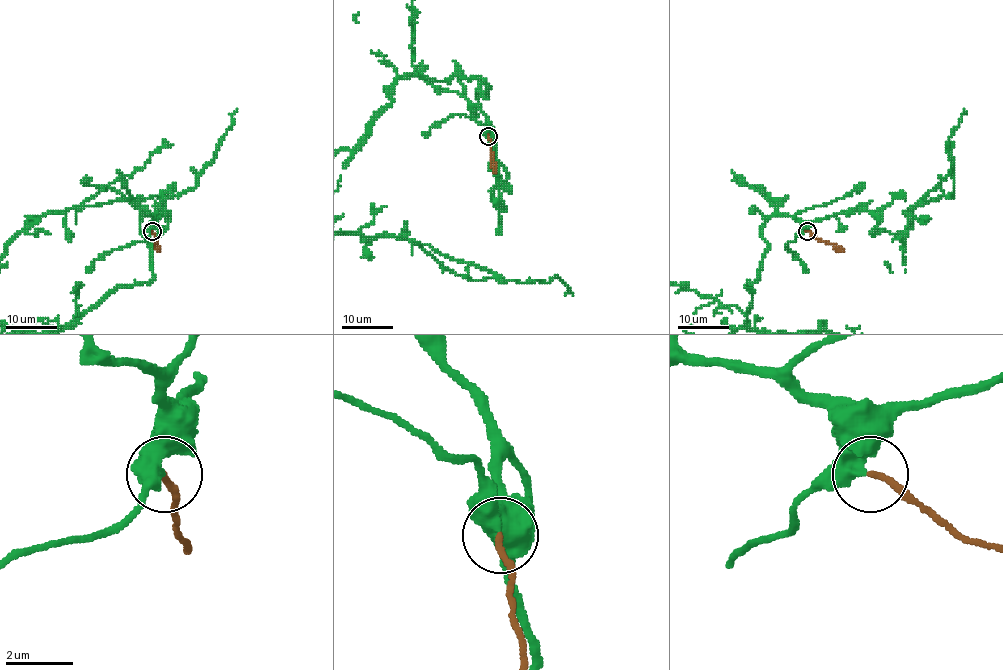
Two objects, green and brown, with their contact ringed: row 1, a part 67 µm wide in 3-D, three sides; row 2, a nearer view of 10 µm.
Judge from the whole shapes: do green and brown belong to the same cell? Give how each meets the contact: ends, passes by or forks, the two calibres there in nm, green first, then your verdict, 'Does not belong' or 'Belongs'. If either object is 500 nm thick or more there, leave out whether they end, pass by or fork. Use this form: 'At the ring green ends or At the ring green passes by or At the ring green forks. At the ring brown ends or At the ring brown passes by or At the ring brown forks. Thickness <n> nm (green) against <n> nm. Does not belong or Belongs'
At the ring green passes by. At the ring brown ends. Thickness 400 nm (green) against 190 nm. Belongs

